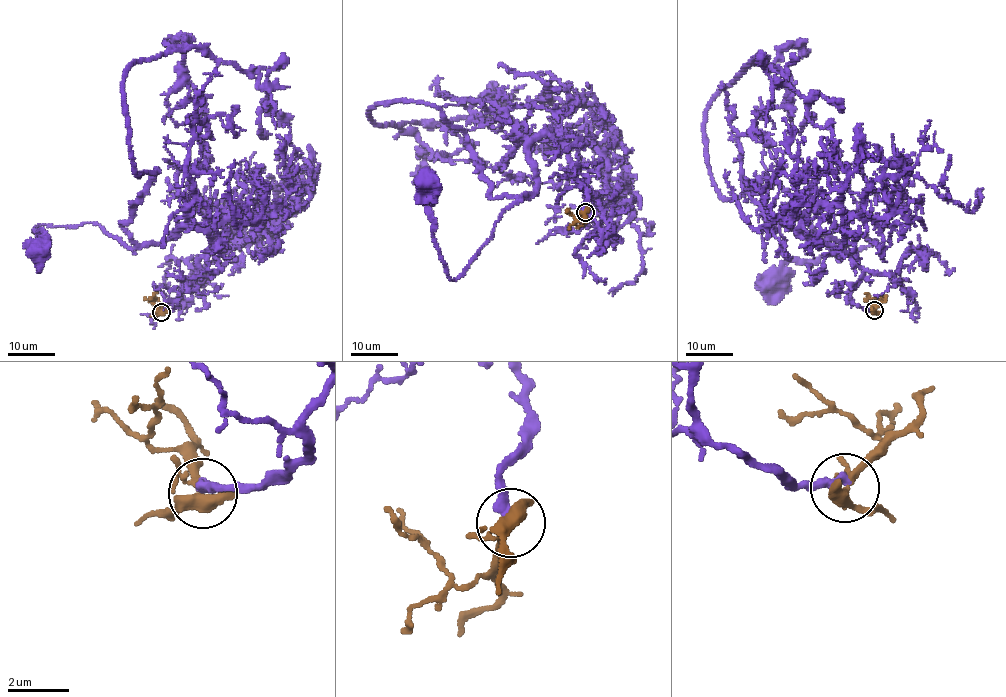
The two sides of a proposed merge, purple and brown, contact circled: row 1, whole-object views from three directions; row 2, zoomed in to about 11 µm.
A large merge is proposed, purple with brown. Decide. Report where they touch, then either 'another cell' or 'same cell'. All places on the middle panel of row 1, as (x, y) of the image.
place (585, 212); same cell

